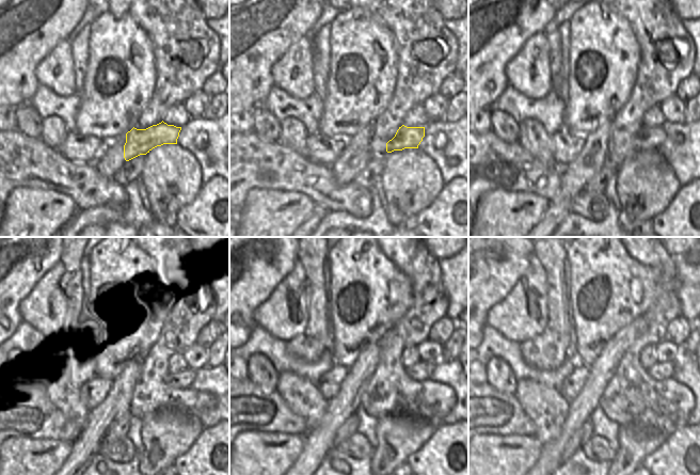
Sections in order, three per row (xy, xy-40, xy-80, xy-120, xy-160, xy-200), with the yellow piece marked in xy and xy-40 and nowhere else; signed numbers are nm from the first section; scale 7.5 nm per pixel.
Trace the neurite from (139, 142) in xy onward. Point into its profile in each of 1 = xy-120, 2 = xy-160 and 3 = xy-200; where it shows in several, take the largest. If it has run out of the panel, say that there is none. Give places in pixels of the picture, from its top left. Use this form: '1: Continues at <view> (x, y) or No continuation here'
1: Continues at xy-120 (183, 379)
2: Continues at xy-160 (423, 370)
3: Continues at xy-200 (661, 370).

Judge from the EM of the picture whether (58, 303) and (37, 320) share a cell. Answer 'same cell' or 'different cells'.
same cell

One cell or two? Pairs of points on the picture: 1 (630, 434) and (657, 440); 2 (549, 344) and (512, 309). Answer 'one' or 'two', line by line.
1: one
2: two

